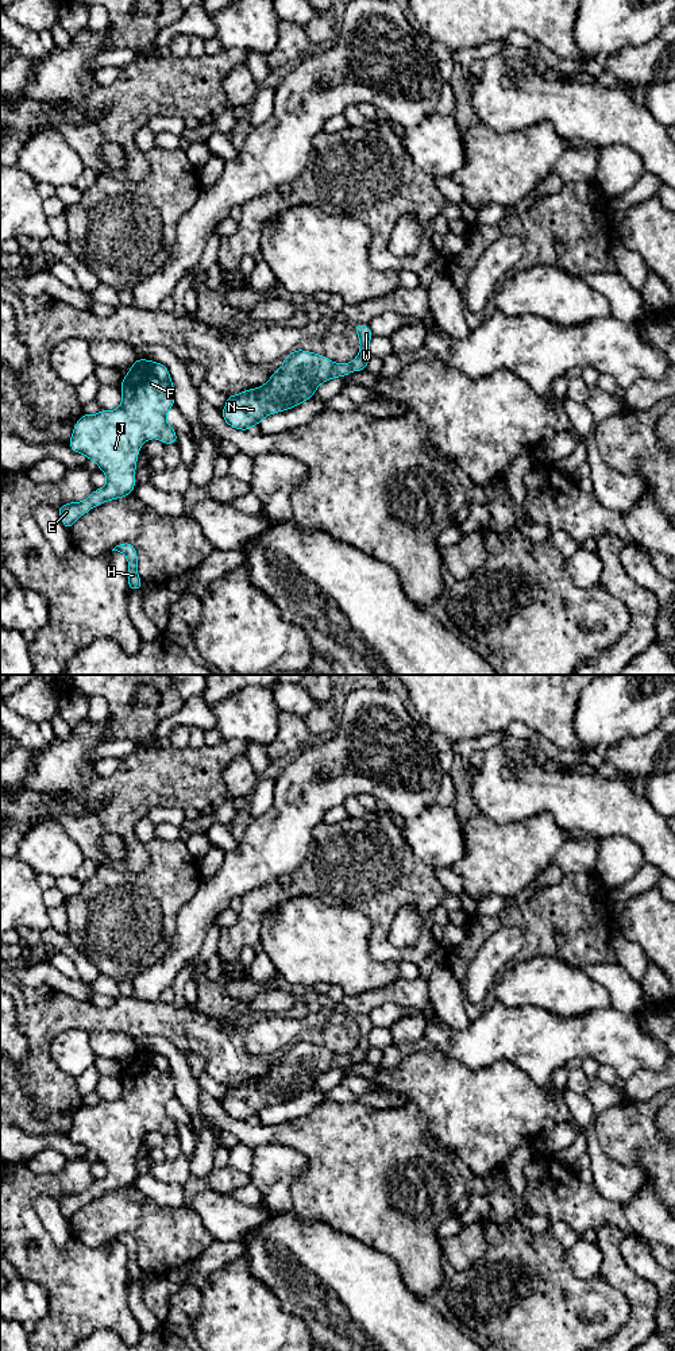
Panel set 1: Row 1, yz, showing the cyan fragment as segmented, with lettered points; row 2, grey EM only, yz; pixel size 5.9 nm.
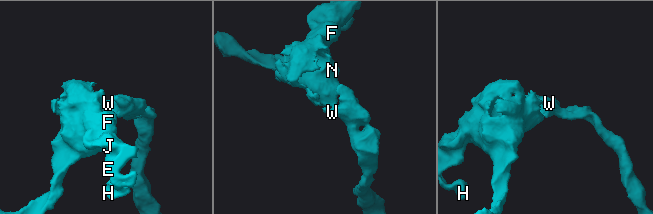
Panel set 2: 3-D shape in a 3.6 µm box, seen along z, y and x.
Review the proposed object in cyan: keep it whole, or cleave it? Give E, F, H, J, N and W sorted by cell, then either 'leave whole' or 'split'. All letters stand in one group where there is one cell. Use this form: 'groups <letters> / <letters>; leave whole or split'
groups E F H J N W; leave whole

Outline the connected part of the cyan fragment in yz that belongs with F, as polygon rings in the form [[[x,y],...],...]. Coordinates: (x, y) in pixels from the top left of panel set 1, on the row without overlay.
[[[136,1050],[120,1073],[122,1096],[116,1101],[100,1101],[94,1107],[82,1104],[74,1115],[69,1132],[73,1143],[93,1151],[107,1167],[107,1176],[96,1180],[85,1192],[63,1194],[58,1198],[63,1217],[70,1221],[74,1212],[92,1198],[107,1192],[130,1186],[135,1180],[135,1161],[140,1138],[148,1130],[159,1130],[165,1136],[177,1135],[177,1124],[167,1115],[167,1101],[174,1097],[174,1077],[165,1055],[147,1050]]]

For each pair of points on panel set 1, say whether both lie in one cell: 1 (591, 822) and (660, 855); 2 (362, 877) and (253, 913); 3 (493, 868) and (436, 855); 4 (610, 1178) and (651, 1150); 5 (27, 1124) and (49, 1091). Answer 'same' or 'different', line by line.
1: same
2: same
3: different
4: different
5: same

